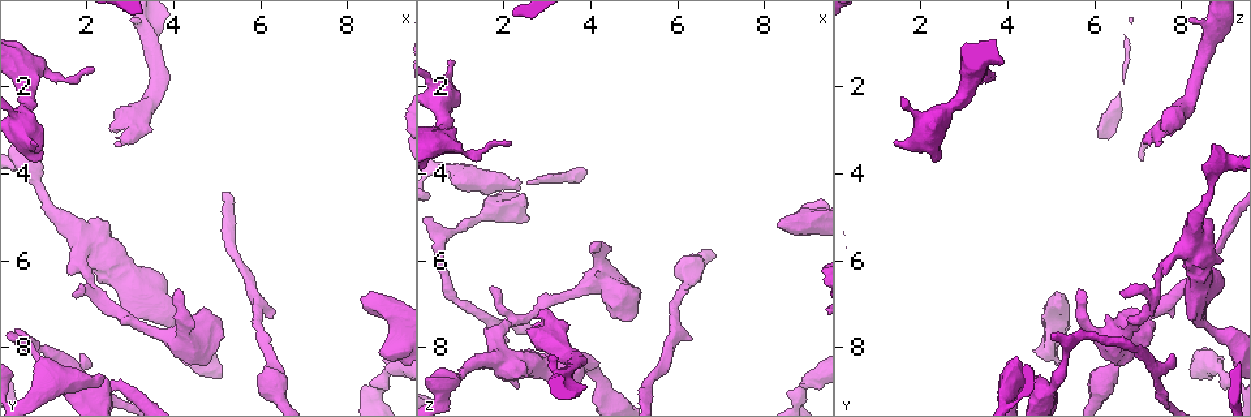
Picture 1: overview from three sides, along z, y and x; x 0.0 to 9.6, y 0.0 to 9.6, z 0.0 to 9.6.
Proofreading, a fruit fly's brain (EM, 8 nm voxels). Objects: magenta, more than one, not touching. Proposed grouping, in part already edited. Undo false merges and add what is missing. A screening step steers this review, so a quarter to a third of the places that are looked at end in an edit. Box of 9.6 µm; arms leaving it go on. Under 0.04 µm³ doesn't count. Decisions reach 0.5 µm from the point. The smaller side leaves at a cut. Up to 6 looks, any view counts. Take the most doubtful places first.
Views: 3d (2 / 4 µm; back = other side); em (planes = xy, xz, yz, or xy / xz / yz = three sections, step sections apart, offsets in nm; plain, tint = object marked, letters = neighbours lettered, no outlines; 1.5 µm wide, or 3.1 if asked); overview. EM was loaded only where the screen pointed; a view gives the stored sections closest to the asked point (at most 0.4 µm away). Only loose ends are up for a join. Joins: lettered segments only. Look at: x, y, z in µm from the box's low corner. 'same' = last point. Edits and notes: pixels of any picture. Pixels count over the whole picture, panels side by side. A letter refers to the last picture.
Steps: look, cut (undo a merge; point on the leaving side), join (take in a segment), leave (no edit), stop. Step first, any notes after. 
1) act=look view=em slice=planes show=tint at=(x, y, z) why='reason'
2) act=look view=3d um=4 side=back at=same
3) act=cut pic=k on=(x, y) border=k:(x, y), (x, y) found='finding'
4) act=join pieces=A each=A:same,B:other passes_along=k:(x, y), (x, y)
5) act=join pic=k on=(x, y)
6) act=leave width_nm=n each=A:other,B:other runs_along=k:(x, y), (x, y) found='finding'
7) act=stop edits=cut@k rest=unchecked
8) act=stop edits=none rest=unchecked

act=look view=em slice=planes show=letters at=(2.15, 1.55, 3.35) why='branch stops here'

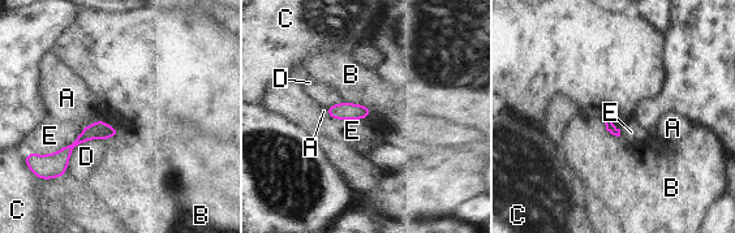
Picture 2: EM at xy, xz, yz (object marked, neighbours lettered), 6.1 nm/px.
act=leave width_nm=70 each=A:other,B:other,C:other,D:other,E:other border=2:(99, 119), (56, 151), (33, 152) found='no lettered segment goes on from it'

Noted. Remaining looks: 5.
act=look view=3d um=2 side=back at=(4.15, 6.70, 5.65) why='branch stops here'

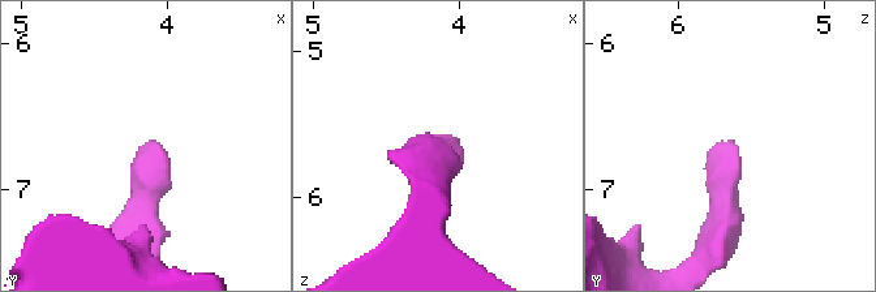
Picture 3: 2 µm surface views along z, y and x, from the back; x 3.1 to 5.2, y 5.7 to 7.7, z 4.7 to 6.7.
act=look view=em slice=xz step=4 show=letters at=(4.10, 6.64, 5.64) why='now the EM'

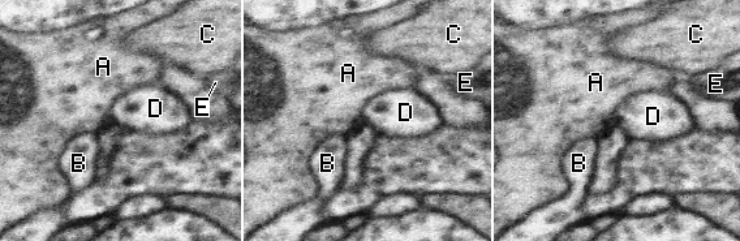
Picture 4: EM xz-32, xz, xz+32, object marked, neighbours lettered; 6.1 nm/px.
act=look view=em slice=planes show=letters at=same why='another direction'

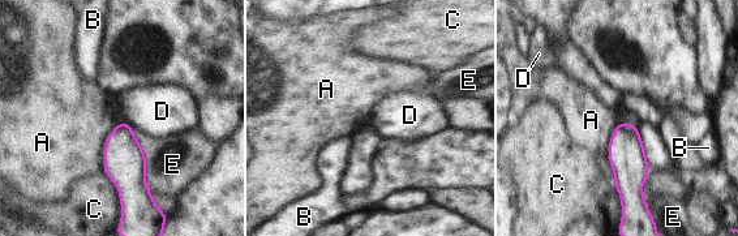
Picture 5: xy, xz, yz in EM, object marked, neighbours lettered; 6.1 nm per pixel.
act=leave each=A:other,B:other,C:other,D:other,E:other border=5:(623, 121), (609, 141), (612, 180) found='none of them fits'

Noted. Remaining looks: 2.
act=look view=3d um=2 at=(1.70, 6.70, 6.55)

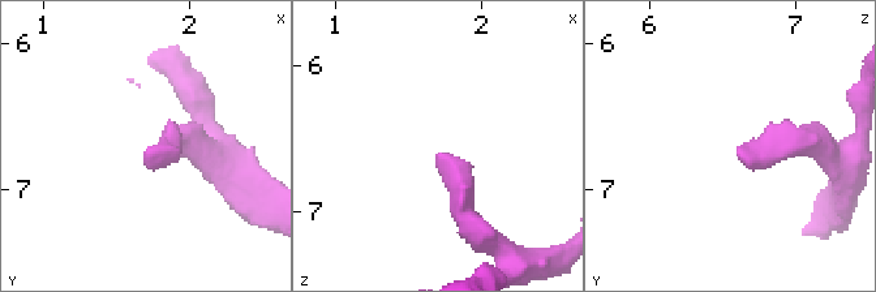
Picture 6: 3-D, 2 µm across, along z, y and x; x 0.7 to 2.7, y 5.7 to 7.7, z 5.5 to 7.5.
act=look view=em slice=planes show=letters at=(1.72, 6.72, 6.60)

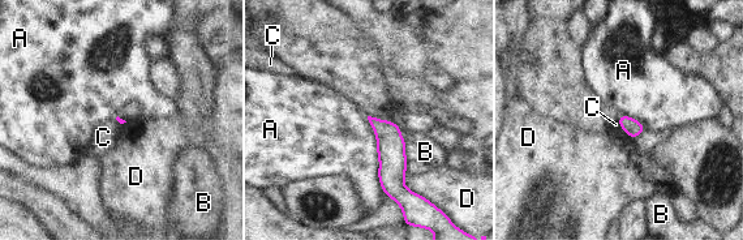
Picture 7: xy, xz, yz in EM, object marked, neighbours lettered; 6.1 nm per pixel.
act=leave each=A:other,B:other,C:other,D:other border=7:(368, 115), (385, 193) found='no lettered segment goes on from it'

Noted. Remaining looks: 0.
act=stop edits=none rest=unchecked

